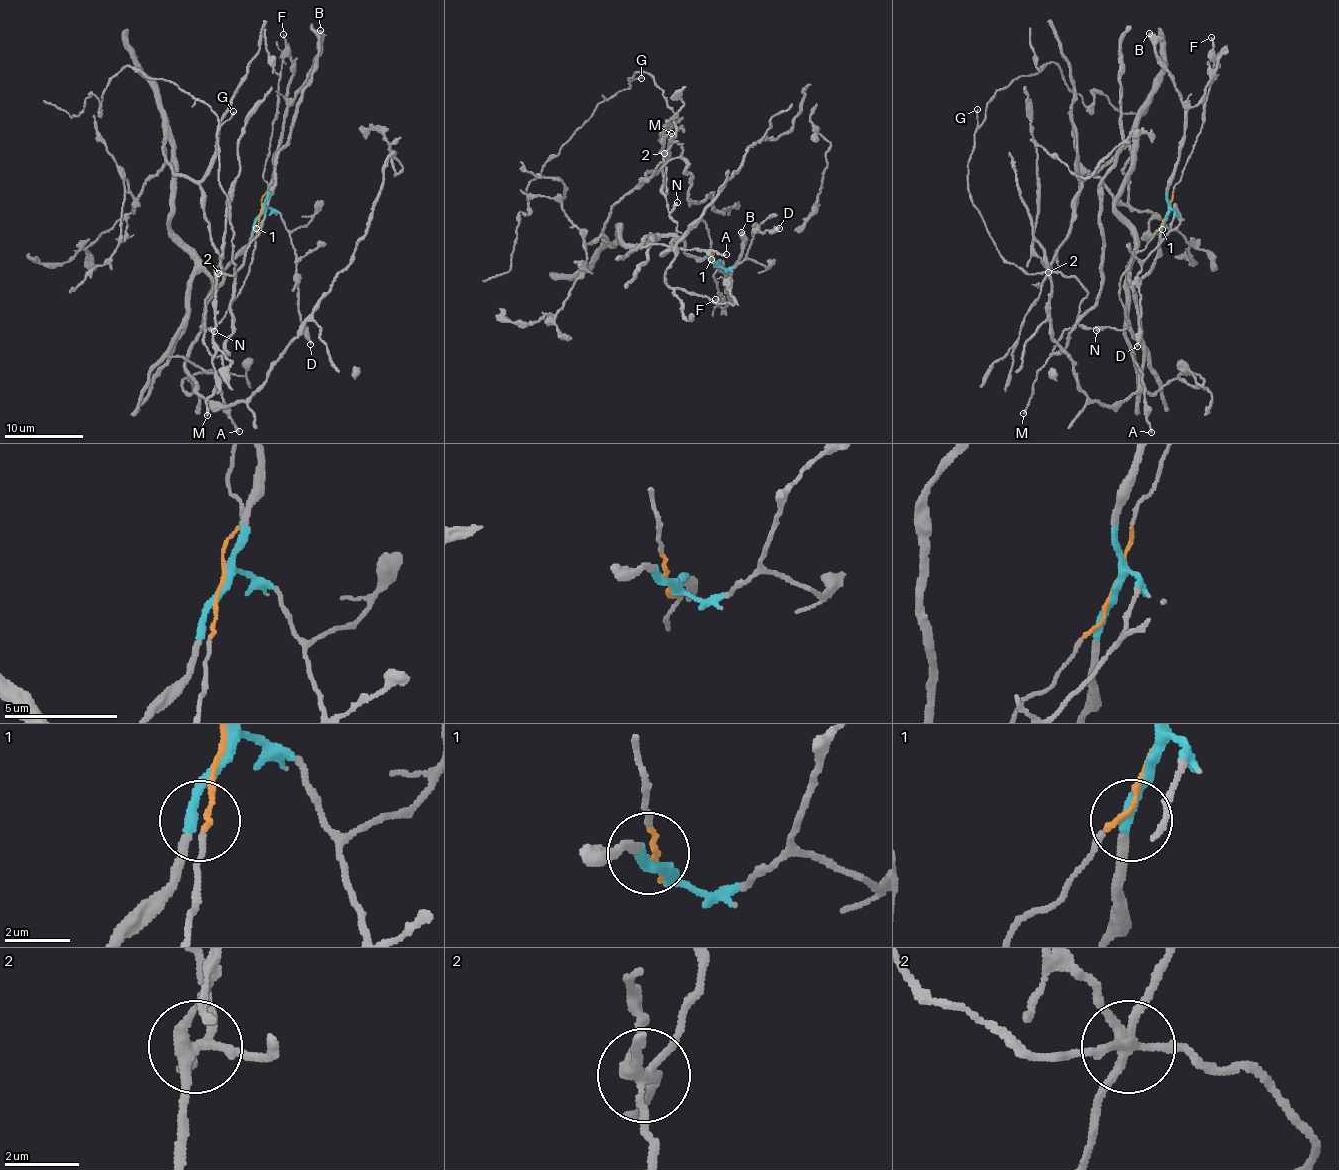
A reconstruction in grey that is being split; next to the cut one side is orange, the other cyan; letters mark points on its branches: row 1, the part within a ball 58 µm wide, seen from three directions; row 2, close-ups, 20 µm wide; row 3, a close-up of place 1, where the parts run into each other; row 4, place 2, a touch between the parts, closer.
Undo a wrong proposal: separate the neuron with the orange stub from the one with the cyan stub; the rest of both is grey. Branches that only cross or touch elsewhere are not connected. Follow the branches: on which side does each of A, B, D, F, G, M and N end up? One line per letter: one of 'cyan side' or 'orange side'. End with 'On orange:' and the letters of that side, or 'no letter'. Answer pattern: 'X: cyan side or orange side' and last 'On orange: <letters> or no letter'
A: cyan side
B: cyan side
D: cyan side
F: orange side
G: orange side
M: orange side
N: orange side
On orange: F, G, M, N

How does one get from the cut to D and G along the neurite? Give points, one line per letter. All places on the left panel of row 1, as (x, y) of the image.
D: (261, 212), (266, 208), (274, 210), (289, 233), (297, 261), (301, 332), (310, 344)
G: (261, 212), (237, 297), (205, 329), (214, 277), (234, 276), (236, 264), (218, 129), (234, 111)

